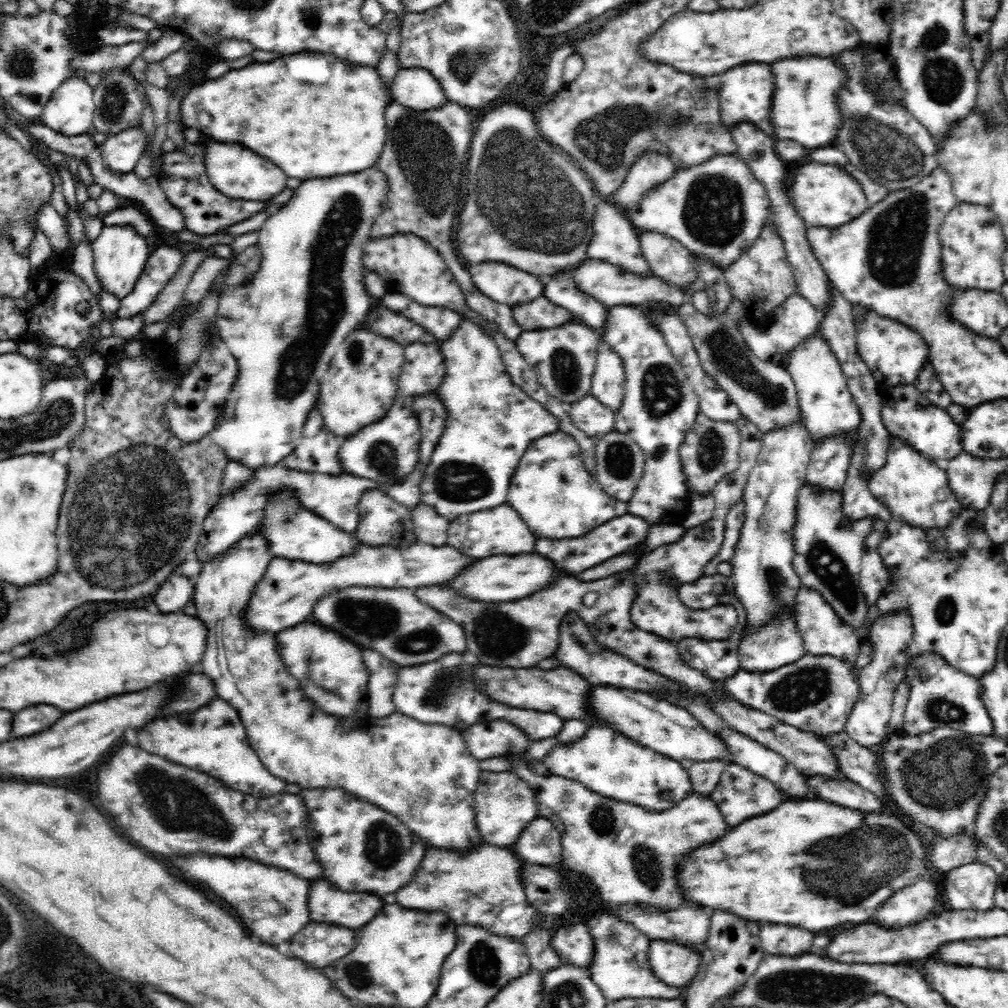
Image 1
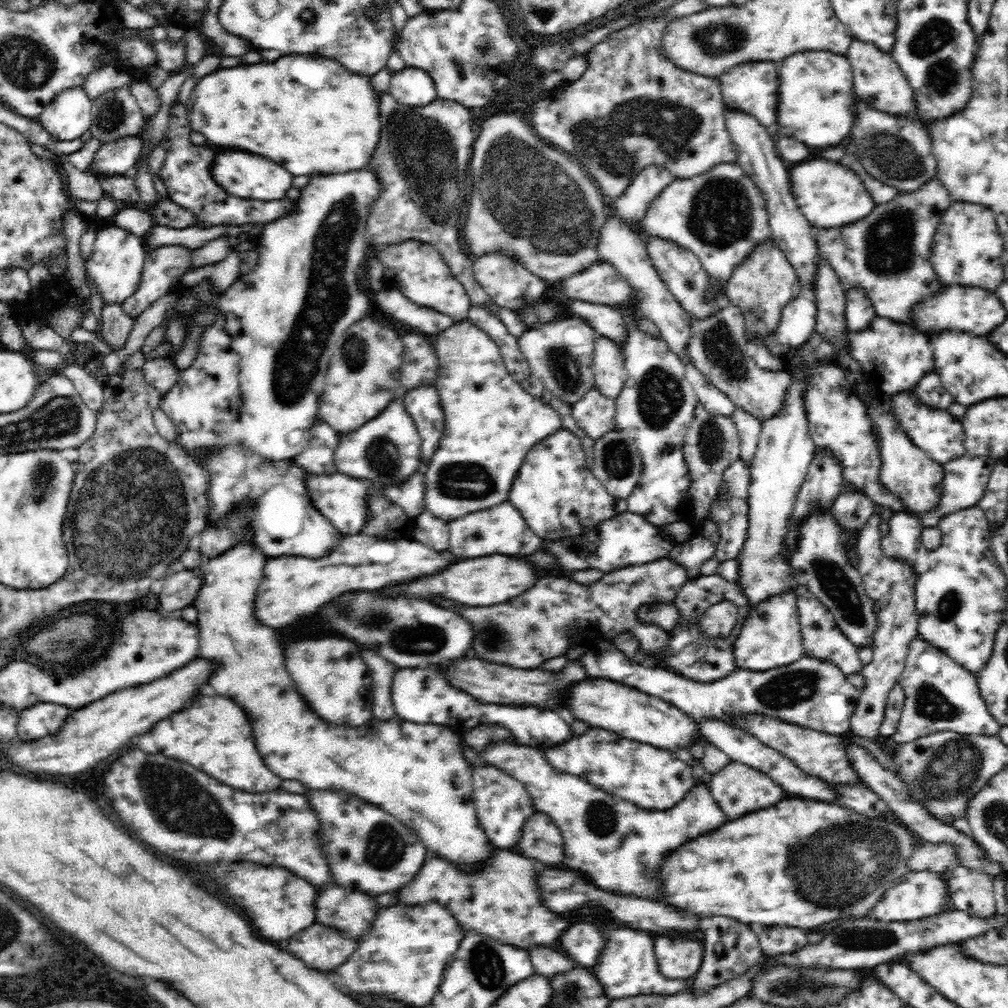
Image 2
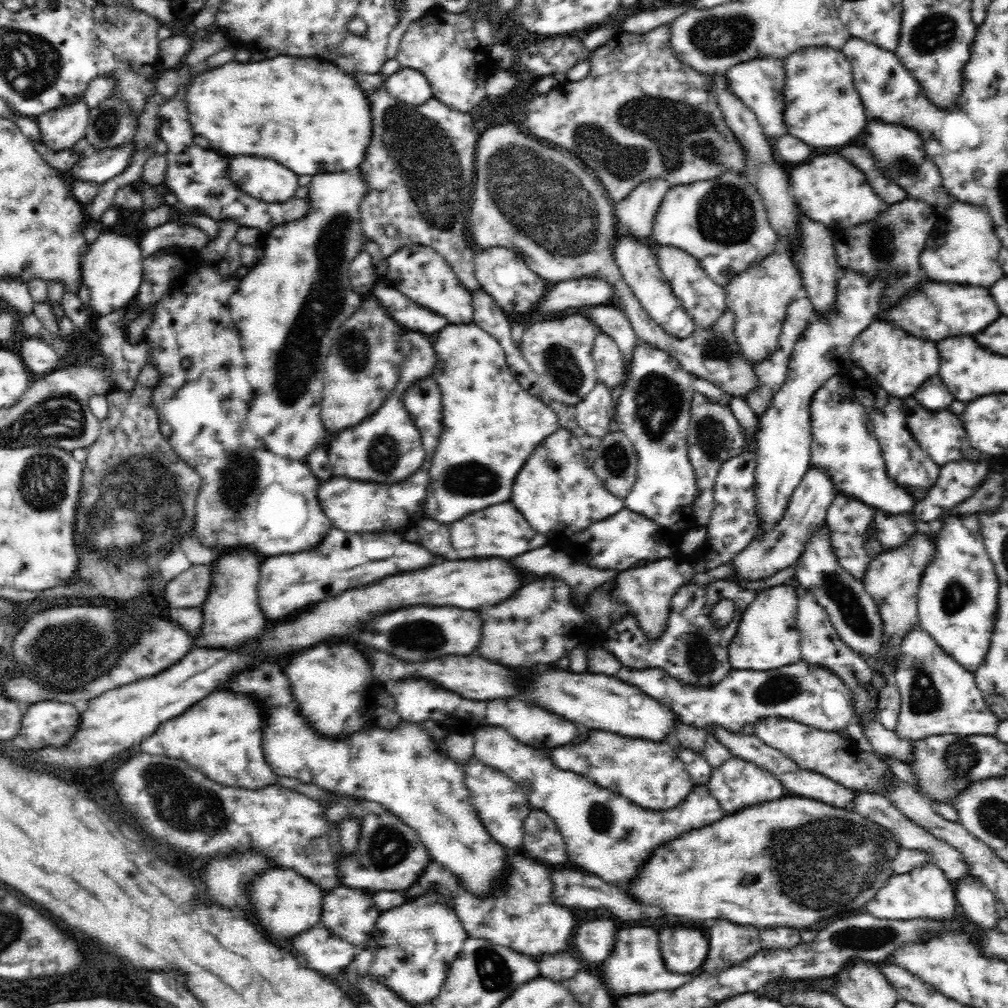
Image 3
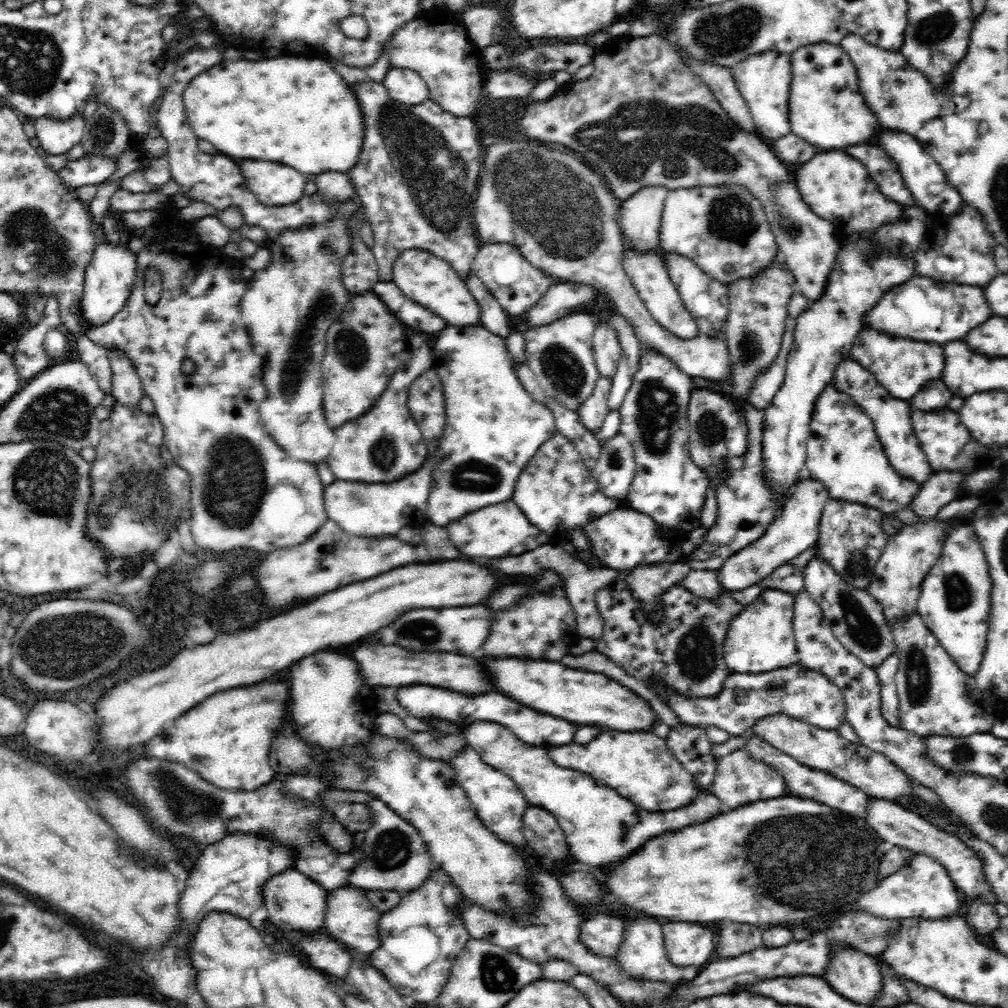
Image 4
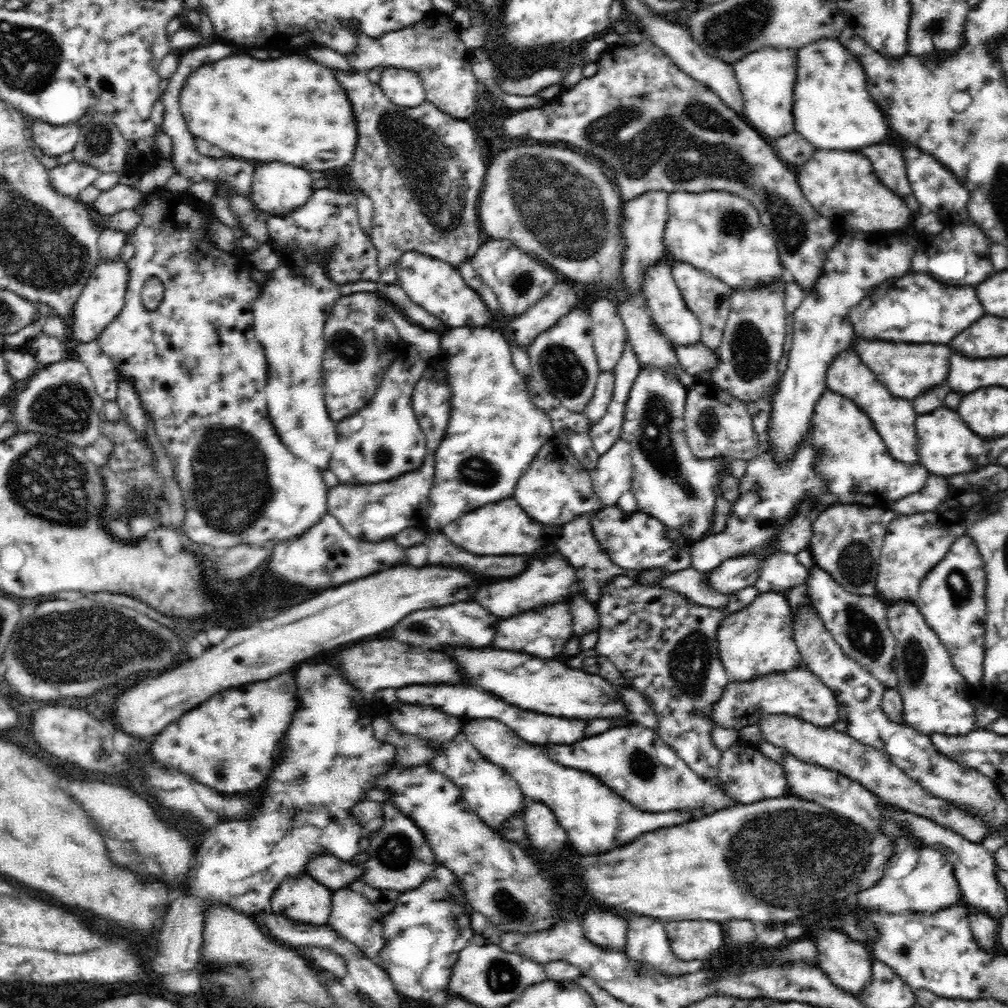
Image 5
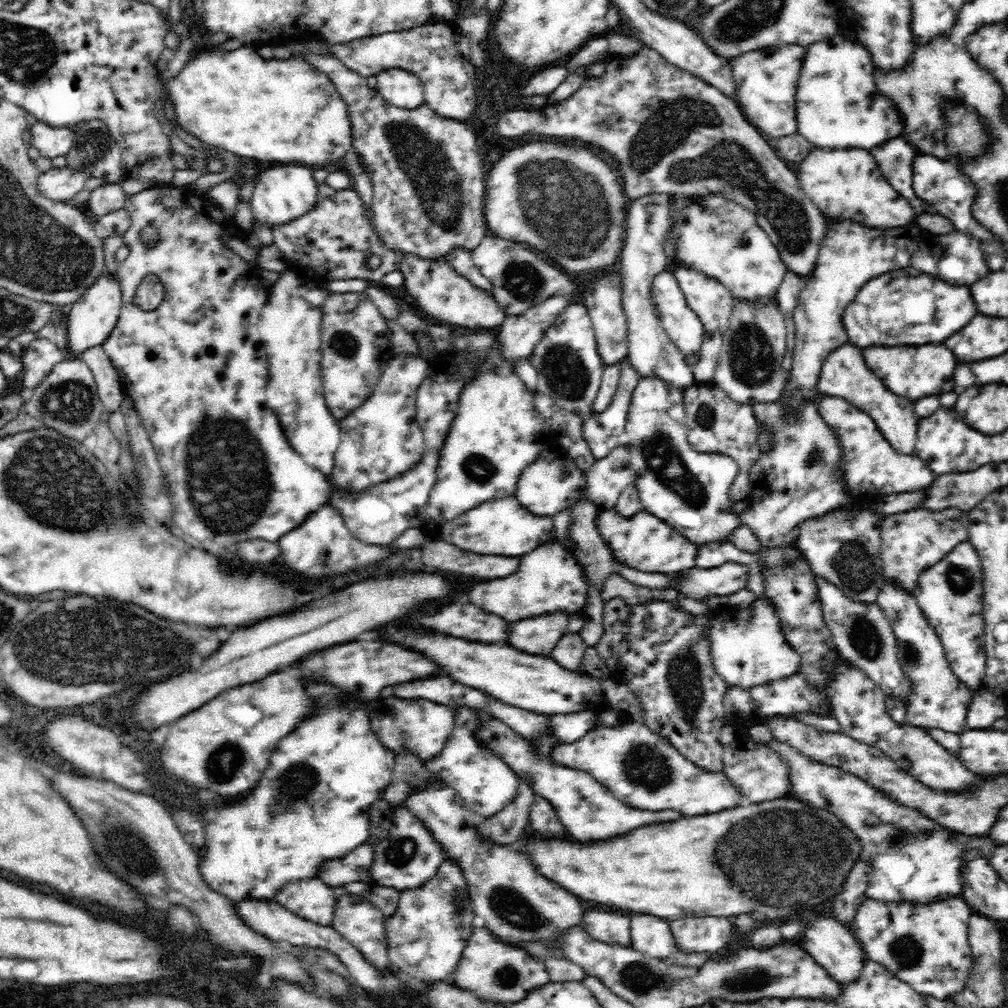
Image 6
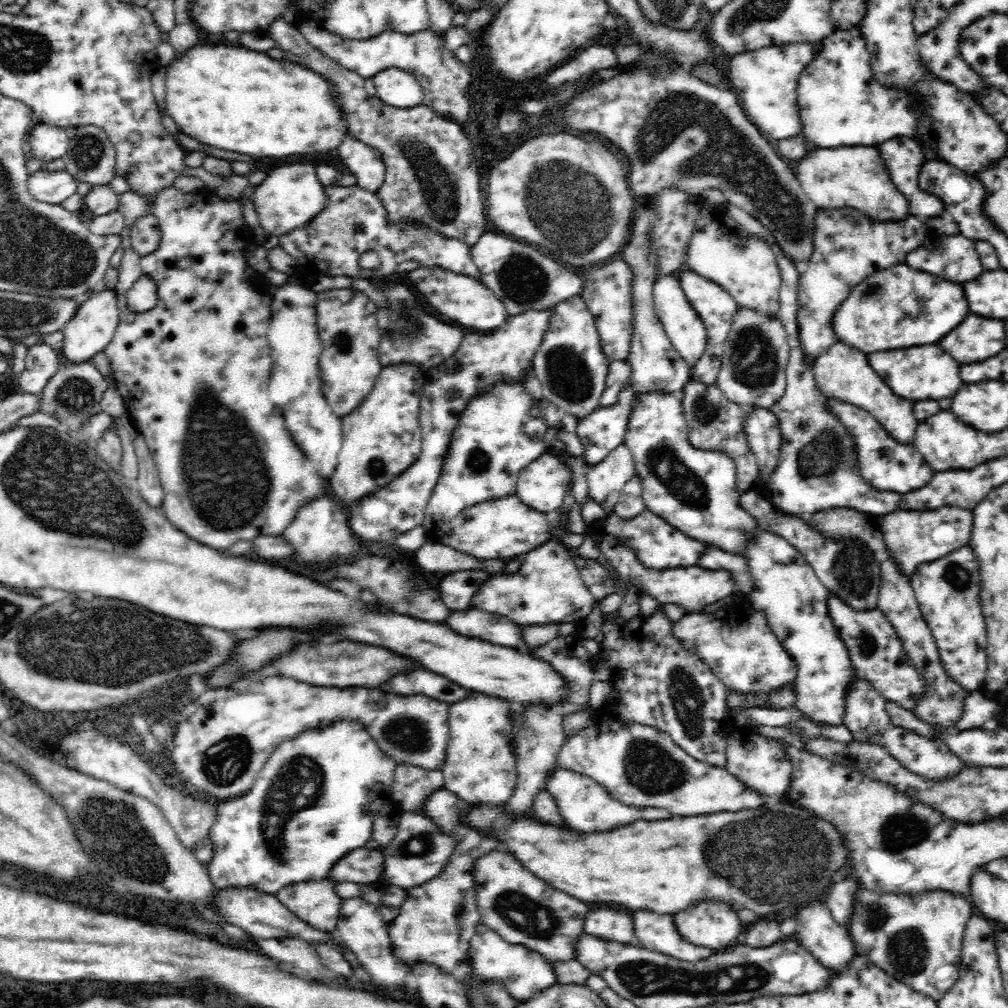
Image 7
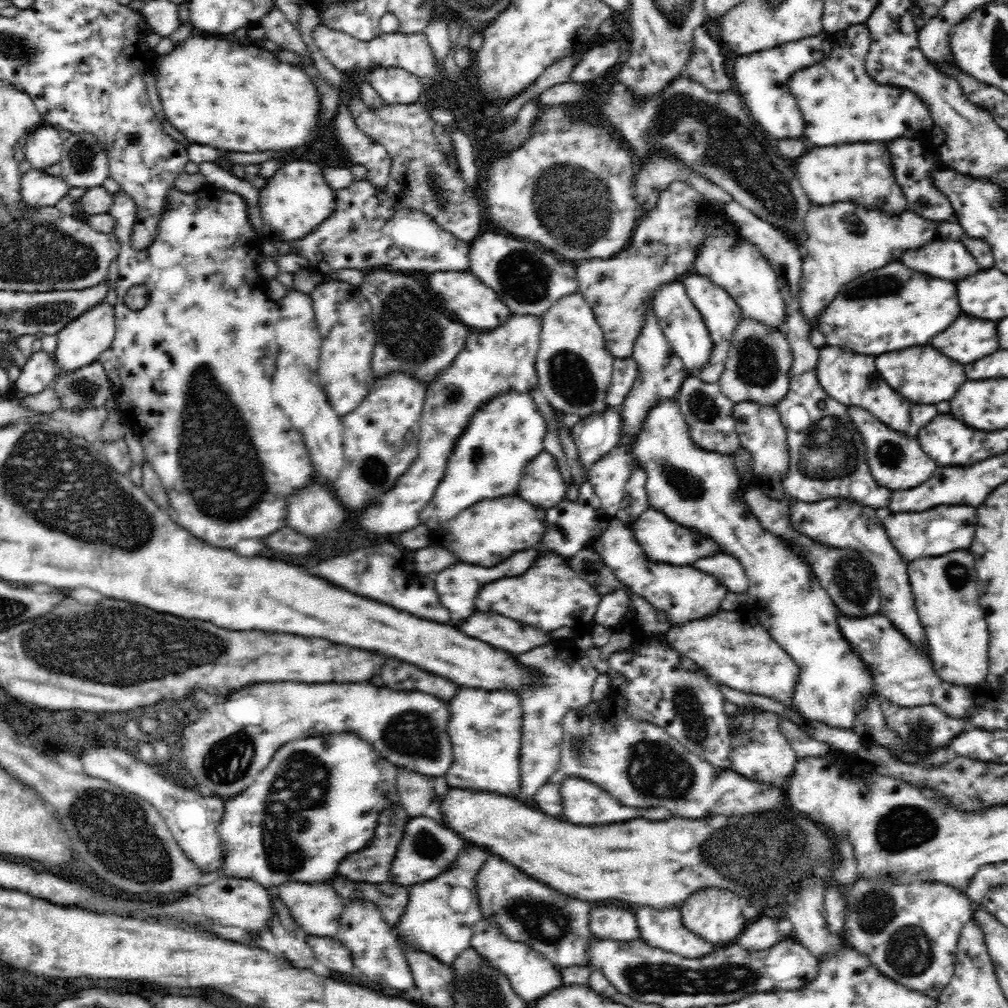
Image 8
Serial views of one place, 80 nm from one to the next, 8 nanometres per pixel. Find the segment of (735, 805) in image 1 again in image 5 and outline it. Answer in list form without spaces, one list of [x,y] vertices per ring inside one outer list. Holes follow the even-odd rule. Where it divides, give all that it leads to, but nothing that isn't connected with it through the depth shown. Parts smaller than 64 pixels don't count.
[[[737,744],[731,745],[728,750],[722,751],[718,774],[713,780],[714,785],[722,787],[726,795],[730,795],[731,806],[739,804],[752,804],[758,800],[778,798],[789,792],[786,773],[780,763],[768,759],[752,746],[739,748]]]

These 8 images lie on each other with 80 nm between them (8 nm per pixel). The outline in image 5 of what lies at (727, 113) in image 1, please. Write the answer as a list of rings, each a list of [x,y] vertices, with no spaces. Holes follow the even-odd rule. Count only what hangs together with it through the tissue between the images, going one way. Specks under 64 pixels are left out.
[[[760,49],[735,62],[733,69],[744,98],[743,113],[751,127],[769,141],[790,134],[794,130],[792,105],[796,82],[796,50]]]

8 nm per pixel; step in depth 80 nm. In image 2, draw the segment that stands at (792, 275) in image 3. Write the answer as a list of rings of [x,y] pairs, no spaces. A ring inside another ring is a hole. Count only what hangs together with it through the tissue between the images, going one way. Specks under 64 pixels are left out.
[[[774,238],[758,244],[742,264],[735,266],[725,283],[726,301],[739,306],[744,313],[747,337],[772,334],[772,330],[778,326],[782,308],[792,298],[803,294],[794,267],[788,262],[784,251]]]

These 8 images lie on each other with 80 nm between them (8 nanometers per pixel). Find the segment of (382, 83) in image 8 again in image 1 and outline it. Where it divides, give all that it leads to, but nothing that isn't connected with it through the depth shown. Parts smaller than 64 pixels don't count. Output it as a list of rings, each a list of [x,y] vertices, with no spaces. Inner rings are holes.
[[[400,68],[389,87],[395,103],[415,111],[434,110],[448,104],[442,85],[426,69]]]

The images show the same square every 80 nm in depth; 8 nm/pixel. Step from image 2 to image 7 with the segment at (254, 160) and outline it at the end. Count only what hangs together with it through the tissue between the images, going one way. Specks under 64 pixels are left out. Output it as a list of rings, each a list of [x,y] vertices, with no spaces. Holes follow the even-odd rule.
[[[290,163],[270,169],[266,178],[251,194],[250,201],[255,207],[261,227],[268,235],[280,237],[310,222],[326,206],[326,193],[324,185],[316,176],[316,167],[309,163]]]

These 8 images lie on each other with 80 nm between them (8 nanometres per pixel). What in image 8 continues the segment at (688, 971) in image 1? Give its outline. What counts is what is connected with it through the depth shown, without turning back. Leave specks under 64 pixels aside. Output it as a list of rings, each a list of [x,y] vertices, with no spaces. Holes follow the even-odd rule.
[[[702,890],[698,894],[692,894],[680,907],[682,925],[691,933],[710,942],[716,948],[723,947],[722,944],[730,942],[732,938],[740,936],[745,930],[744,926],[748,920],[743,918],[741,911],[743,906],[742,898],[738,898],[732,892],[722,890]]]

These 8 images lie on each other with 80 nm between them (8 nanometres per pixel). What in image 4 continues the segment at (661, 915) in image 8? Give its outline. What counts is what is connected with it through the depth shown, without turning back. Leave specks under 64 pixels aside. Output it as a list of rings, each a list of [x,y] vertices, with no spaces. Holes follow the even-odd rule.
[[[648,918],[634,920],[623,933],[622,945],[619,947],[616,965],[625,978],[633,982],[660,982],[678,987],[690,983],[700,972],[699,967],[678,967],[668,961],[663,940],[662,926]]]

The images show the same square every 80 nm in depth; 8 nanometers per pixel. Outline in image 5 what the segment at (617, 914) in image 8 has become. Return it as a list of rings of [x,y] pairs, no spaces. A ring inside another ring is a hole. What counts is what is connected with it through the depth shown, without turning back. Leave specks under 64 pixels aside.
[[[596,912],[582,918],[585,938],[595,946],[611,952],[624,951],[628,924],[608,912]]]

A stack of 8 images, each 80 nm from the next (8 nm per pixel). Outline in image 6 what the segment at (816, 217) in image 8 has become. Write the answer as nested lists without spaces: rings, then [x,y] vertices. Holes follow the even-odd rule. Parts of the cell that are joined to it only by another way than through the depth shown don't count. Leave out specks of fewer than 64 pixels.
[[[828,218],[830,236],[826,238],[819,252],[816,270],[805,279],[799,294],[798,306],[793,312],[795,328],[794,352],[791,355],[790,370],[786,371],[786,386],[778,398],[786,419],[799,417],[801,410],[817,400],[817,390],[822,363],[839,347],[849,342],[842,317],[846,307],[857,297],[860,289],[873,278],[893,270],[911,266],[914,246],[922,240],[923,232],[916,222],[890,230],[868,228],[854,221],[836,221]]]

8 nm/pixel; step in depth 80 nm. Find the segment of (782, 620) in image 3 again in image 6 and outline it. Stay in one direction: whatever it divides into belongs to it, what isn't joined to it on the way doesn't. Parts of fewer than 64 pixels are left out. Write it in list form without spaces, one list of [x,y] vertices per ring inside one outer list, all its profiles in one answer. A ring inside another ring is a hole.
[[[763,597],[746,608],[731,608],[727,616],[715,616],[708,631],[714,666],[731,686],[748,689],[799,672],[801,657],[782,632],[778,609]]]

